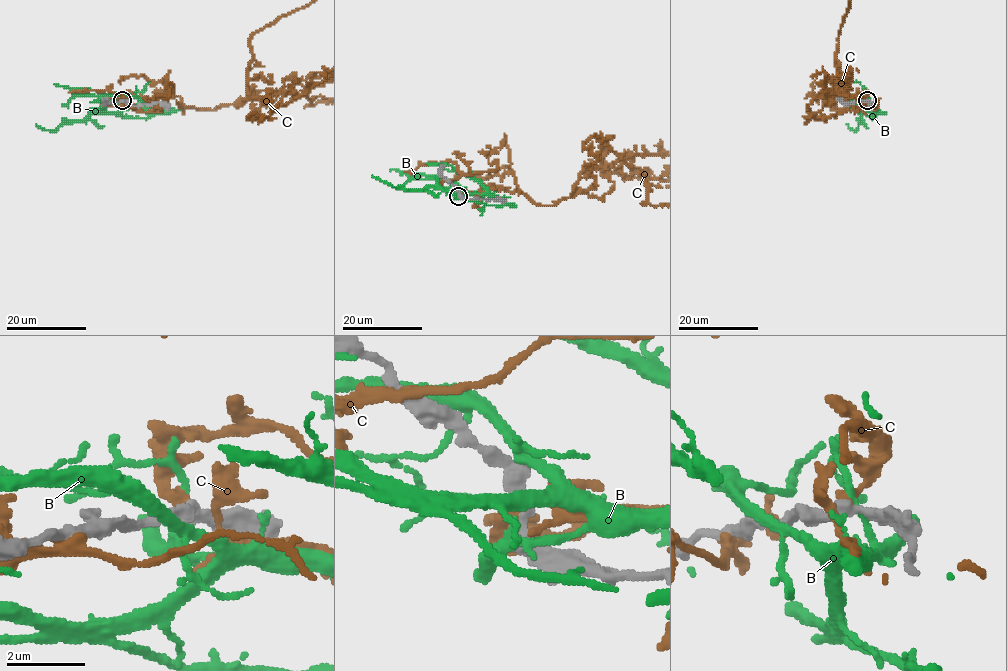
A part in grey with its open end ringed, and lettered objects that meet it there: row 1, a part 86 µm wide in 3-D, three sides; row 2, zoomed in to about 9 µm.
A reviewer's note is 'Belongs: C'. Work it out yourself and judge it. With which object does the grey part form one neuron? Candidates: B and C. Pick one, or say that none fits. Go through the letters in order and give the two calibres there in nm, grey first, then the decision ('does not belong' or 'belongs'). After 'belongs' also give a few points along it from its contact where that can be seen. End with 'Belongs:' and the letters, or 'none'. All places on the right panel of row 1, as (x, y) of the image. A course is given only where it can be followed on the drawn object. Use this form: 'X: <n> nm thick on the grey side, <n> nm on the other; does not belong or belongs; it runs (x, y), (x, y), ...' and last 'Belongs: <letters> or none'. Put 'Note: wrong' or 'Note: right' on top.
Note: wrong
B: 320 nm thick on the grey side, 170 nm on the other; does not belong
C: 300 nm thick on the grey side, 200 nm on the other; does not belong
Belongs: none

